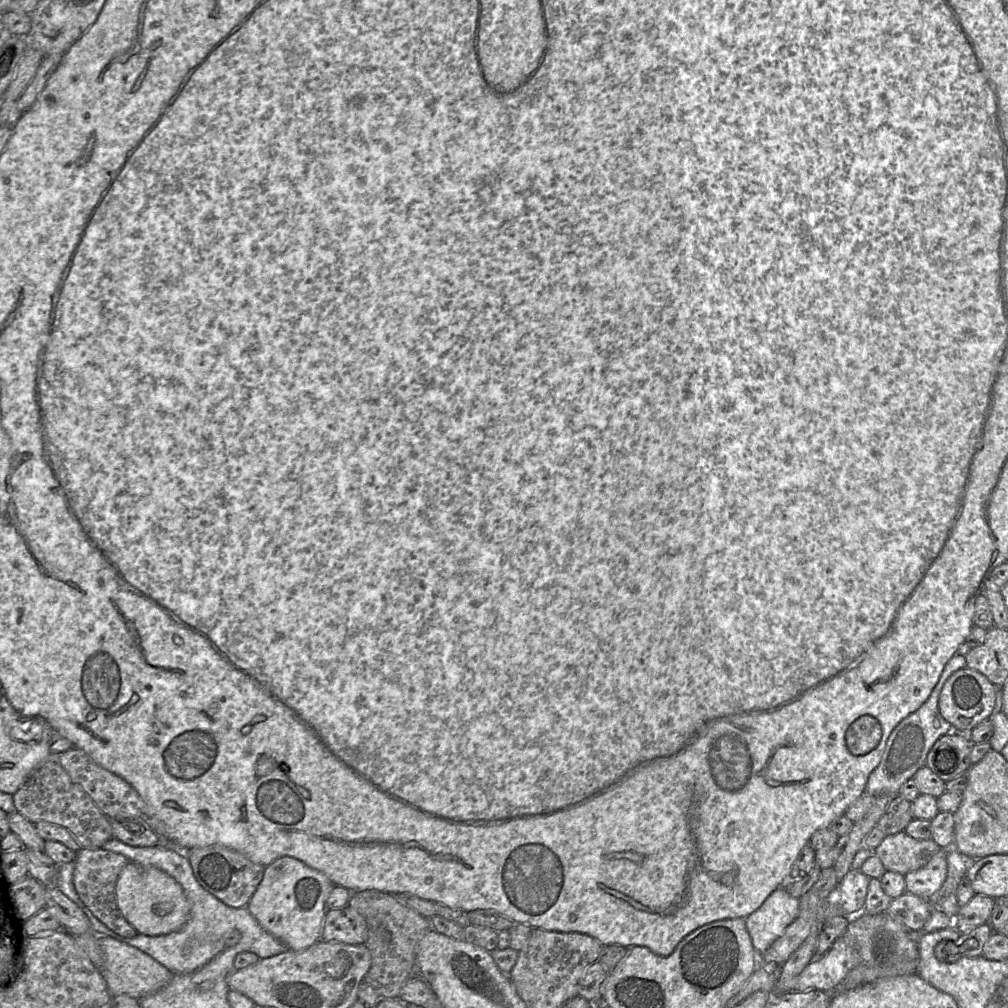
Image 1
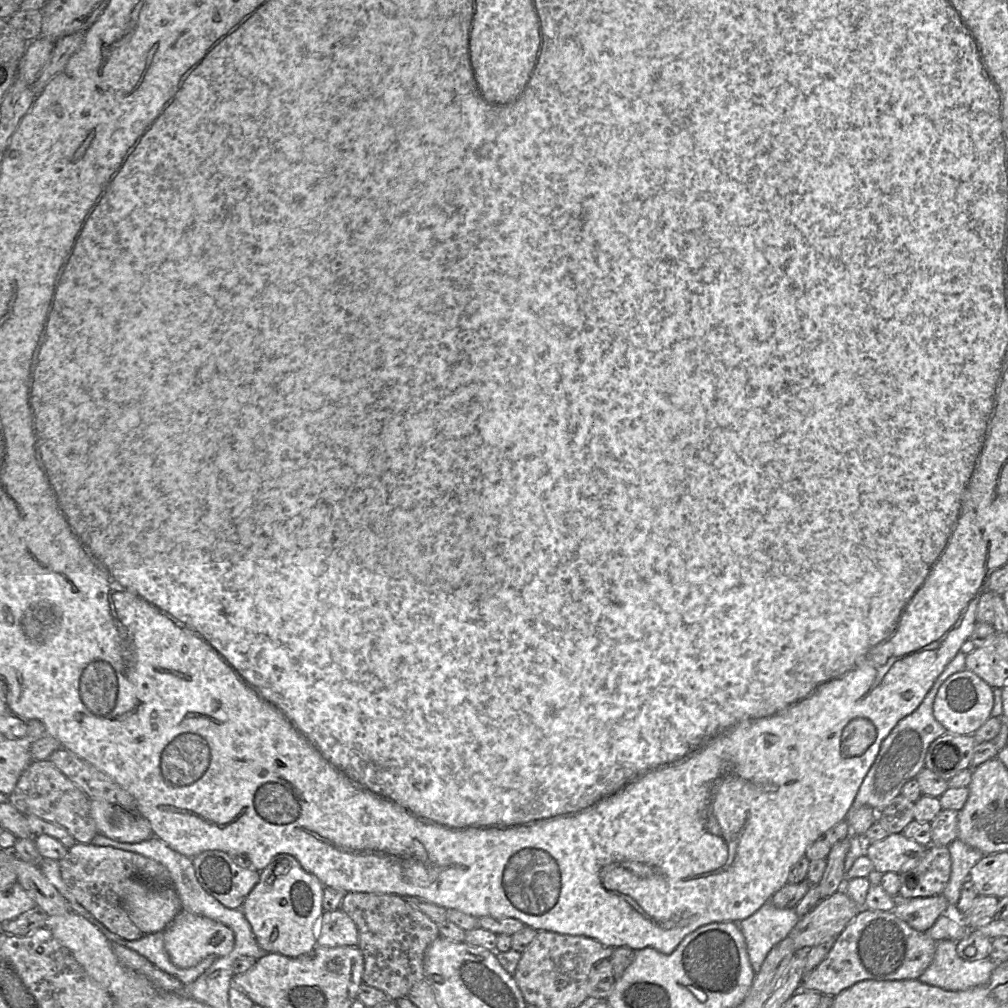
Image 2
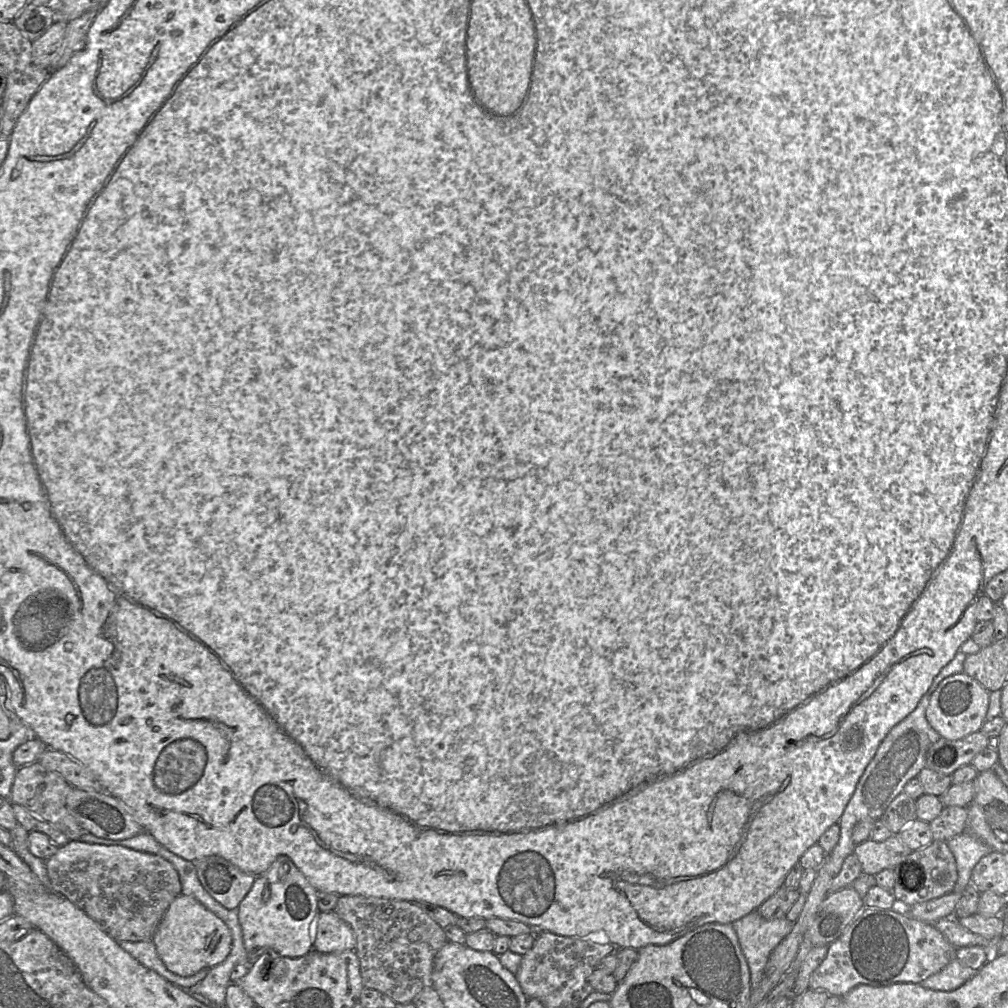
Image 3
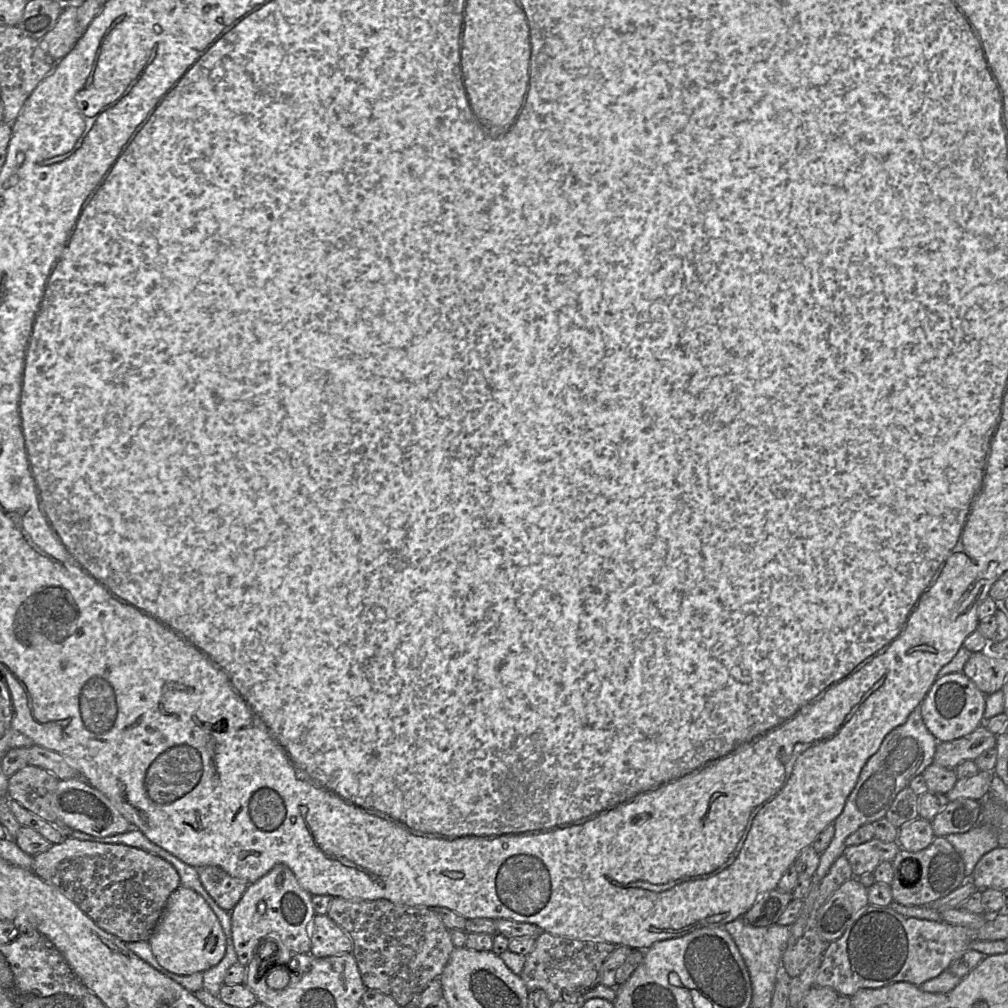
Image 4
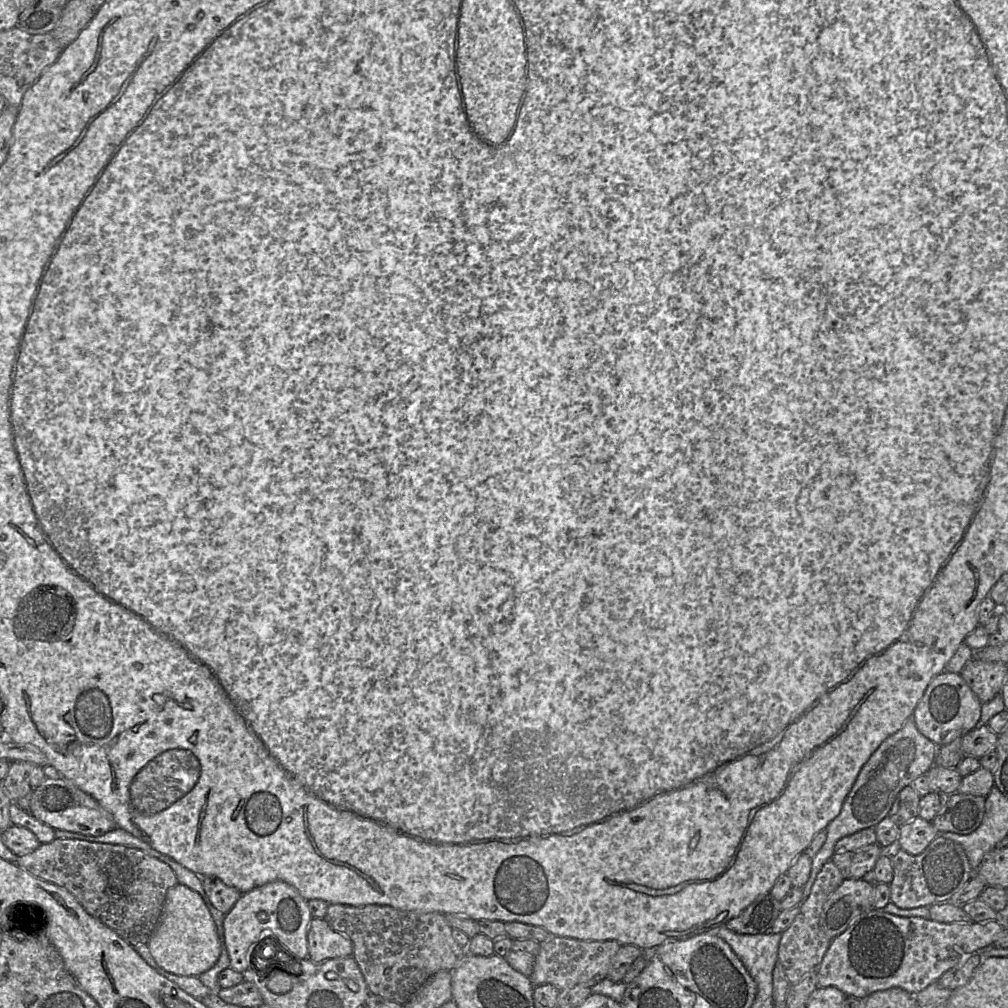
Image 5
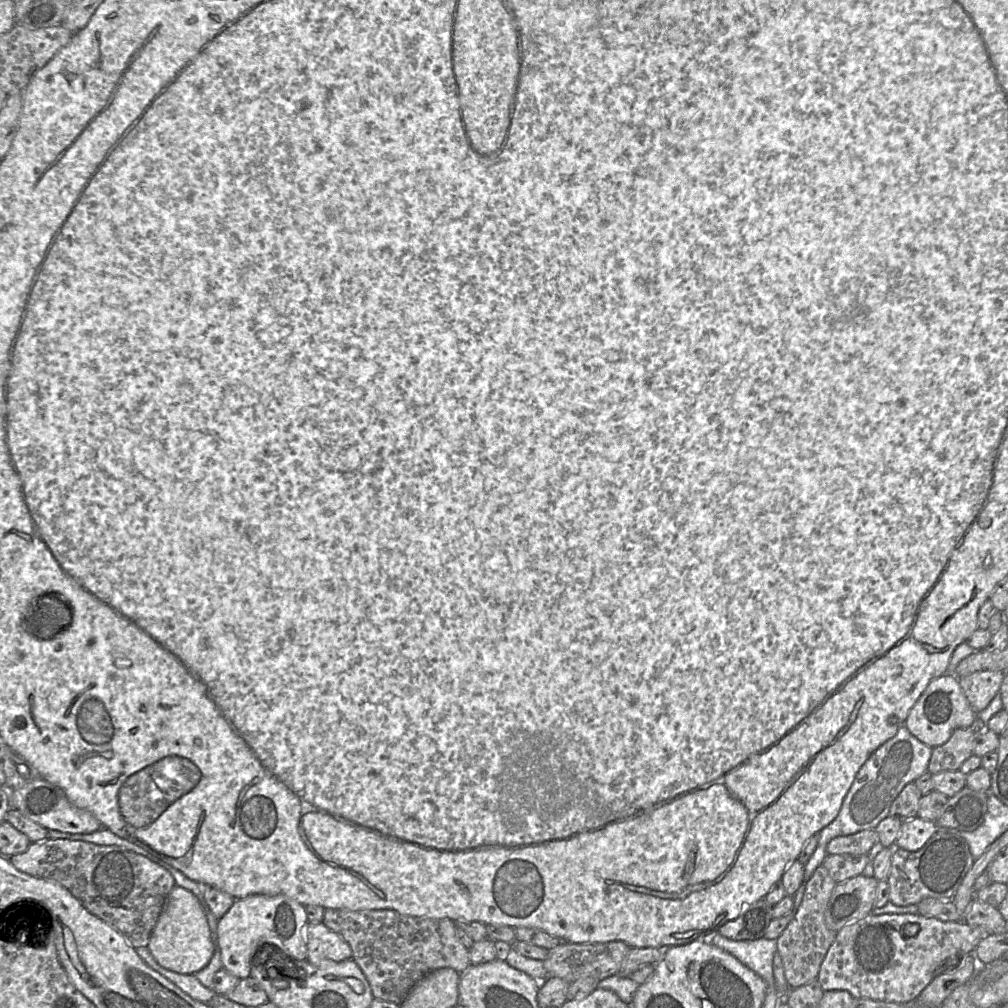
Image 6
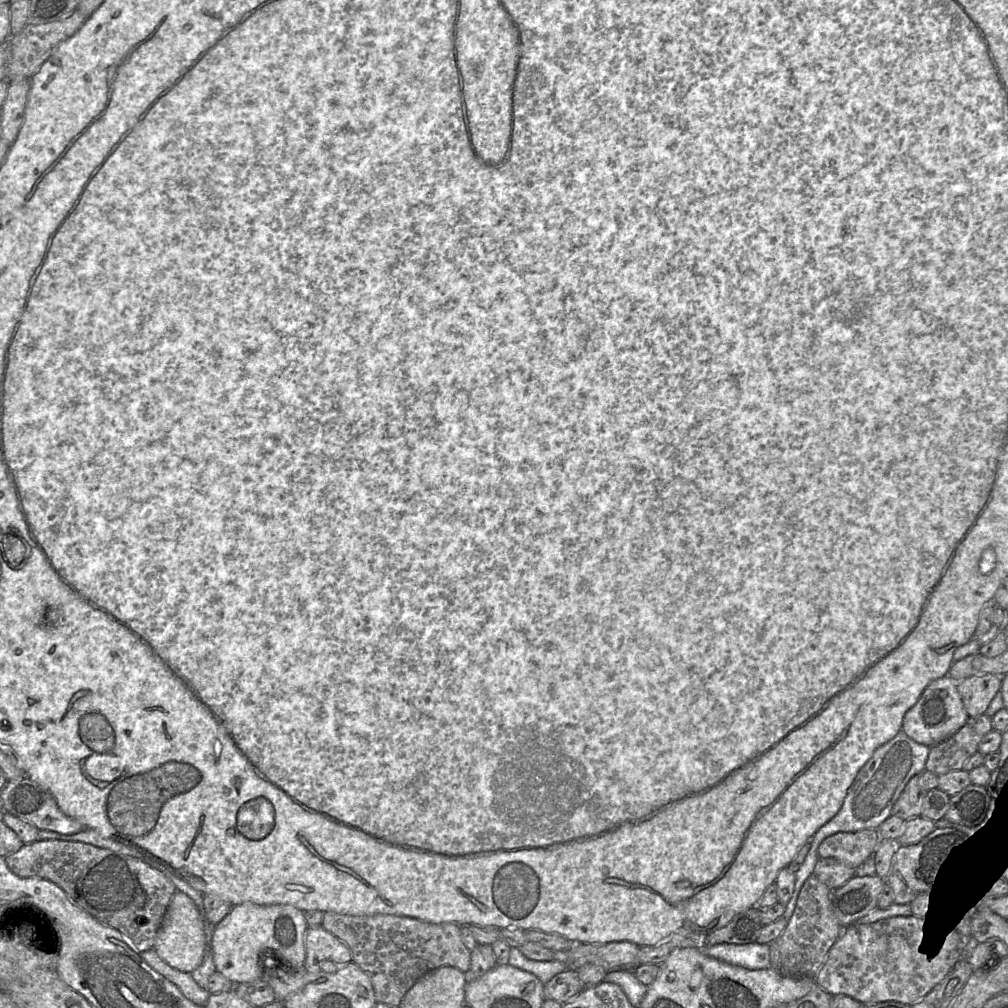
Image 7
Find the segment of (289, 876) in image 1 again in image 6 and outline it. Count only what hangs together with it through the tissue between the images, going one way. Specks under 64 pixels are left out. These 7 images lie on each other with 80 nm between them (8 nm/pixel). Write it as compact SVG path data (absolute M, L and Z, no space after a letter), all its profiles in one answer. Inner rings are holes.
M250 895L235 899L234 904L217 924L222 969L240 980L245 979L250 976L252 957L259 954L267 967L300 970L294 961L307 959L307 923L305 907L285 895ZM283 961L287 961L286 965Z

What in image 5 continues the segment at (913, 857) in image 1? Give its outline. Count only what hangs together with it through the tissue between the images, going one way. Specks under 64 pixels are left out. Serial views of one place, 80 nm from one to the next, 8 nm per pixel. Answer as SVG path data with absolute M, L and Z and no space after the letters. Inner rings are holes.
M878 843L844 853L835 853L831 861L837 866L844 879L862 879L873 870L878 858L889 849L881 847Z

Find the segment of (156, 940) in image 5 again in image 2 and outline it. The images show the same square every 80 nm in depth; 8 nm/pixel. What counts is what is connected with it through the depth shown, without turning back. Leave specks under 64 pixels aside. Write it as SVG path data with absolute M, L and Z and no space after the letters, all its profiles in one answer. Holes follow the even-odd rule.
M182 910L167 926L164 946L170 961L178 968L187 969L197 965L208 956L224 957L234 948L234 932L220 922Z

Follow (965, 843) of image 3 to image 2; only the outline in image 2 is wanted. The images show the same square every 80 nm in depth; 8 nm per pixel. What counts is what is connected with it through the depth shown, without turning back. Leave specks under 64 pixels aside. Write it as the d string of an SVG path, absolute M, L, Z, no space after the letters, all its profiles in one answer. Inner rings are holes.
M958 838L948 846L951 856L951 874L942 895L951 907L956 907L963 883L969 878L971 869L985 856Z

